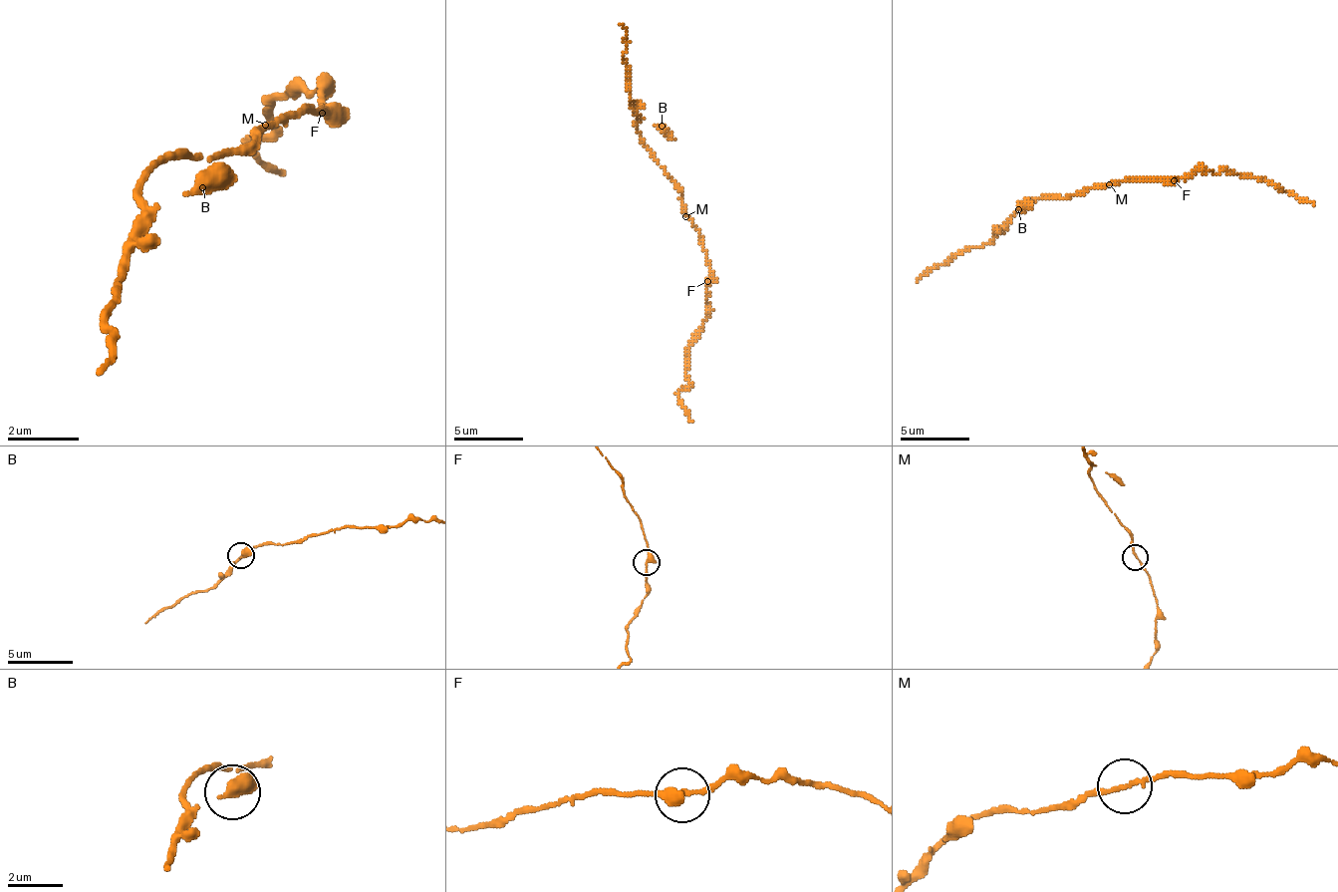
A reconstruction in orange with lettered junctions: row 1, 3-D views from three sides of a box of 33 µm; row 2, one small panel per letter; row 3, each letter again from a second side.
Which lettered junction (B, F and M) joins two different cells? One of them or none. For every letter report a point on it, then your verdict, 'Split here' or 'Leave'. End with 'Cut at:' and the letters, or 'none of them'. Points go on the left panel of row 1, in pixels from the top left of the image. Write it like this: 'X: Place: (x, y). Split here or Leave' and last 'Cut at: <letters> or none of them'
B: Place: (202, 187). Leave
F: Place: (322, 113). Split here
M: Place: (265, 125). Leave
Cut at: F

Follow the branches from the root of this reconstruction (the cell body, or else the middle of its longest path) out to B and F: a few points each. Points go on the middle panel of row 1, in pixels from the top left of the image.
B: (689, 216), (678, 184), (658, 163), (637, 129), (644, 119), (655, 126), (662, 126)
F: (689, 216), (703, 240), (706, 264), (710, 268), (710, 278), (706, 282)

